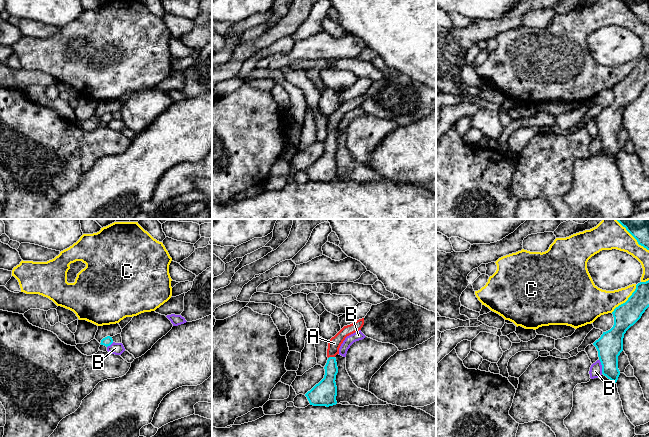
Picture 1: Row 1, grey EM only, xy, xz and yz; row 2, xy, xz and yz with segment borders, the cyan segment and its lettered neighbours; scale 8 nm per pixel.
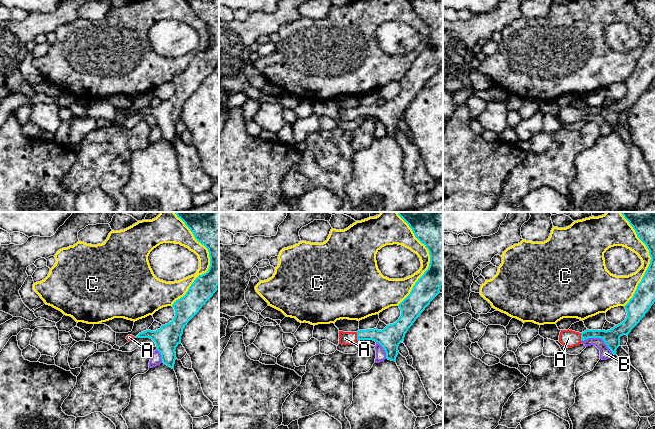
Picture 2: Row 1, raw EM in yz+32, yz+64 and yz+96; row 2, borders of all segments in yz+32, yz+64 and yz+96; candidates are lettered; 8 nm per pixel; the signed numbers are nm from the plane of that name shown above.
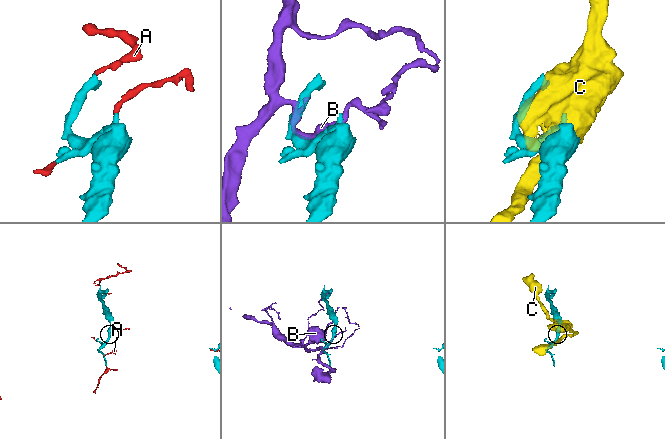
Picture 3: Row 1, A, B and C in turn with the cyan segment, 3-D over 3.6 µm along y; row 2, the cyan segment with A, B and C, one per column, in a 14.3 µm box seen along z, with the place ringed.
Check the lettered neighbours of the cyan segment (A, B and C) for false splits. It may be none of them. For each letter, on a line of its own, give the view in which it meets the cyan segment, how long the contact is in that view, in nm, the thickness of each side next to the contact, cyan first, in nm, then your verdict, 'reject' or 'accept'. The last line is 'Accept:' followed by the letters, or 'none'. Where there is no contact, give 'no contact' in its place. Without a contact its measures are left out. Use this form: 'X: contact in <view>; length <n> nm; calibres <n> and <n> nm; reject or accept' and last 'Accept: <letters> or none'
A: contact in xz; length 60 nm; calibres 150 and 100 nm; accept
B: contact in yz; length 120 nm; calibres 200 and 100 nm; reject
C: contact in yz; length 380 nm; calibres 220 and 240 nm; reject
Accept: A

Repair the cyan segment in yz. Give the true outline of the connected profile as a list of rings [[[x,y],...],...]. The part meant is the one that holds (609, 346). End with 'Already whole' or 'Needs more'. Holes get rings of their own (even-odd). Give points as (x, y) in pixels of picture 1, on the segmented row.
[[[649,280],[638,283],[628,300],[614,309],[613,327],[603,332],[601,337],[593,343],[598,351],[602,374],[615,383],[620,375],[618,356],[623,351],[624,334],[641,318],[648,307]]]. Already whole

